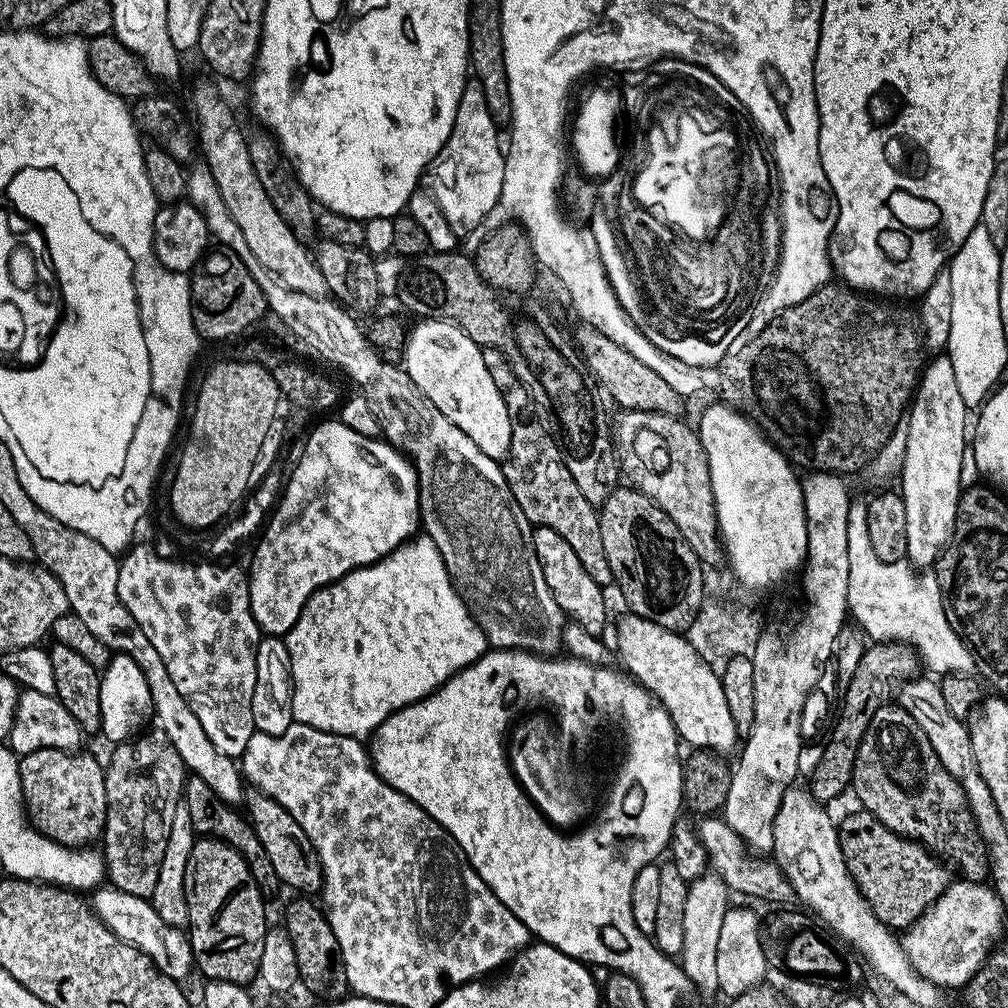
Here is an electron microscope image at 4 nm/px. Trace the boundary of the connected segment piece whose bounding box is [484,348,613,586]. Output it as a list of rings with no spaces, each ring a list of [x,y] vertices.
[[[484,349],[486,370],[490,370],[490,378],[504,393],[504,401],[510,414],[512,433],[510,434],[510,450],[502,461],[504,477],[526,518],[536,528],[549,528],[554,534],[562,534],[566,542],[570,542],[570,550],[578,554],[578,562],[602,586],[613,583],[610,562],[606,562],[606,550],[602,547],[602,526],[597,509],[586,498],[582,498],[582,490],[578,482],[566,470],[564,456],[556,437],[544,427],[543,419],[534,415],[532,397],[522,387],[512,367],[498,350]]]

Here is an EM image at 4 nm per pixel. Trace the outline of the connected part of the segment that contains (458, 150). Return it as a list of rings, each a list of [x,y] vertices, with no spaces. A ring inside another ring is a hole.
[[[469,82],[462,90],[450,138],[426,169],[427,191],[442,206],[442,214],[446,214],[446,222],[450,222],[450,230],[458,238],[478,227],[500,200],[505,153],[496,132],[498,125],[490,114],[483,86]]]

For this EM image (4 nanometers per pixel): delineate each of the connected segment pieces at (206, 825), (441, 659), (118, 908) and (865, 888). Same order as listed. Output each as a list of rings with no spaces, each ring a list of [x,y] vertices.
[[[193,774],[187,777],[182,800],[188,805],[190,822],[197,837],[221,840],[234,846],[234,850],[238,850],[238,854],[242,854],[242,858],[246,858],[246,862],[250,866],[250,874],[254,874],[261,892],[271,894],[271,892],[281,891],[282,885],[278,874],[274,874],[274,865],[270,863],[270,857],[267,856],[266,849],[262,847],[262,842],[258,842],[258,834],[254,830],[251,820],[239,807],[225,802],[202,778]]]
[[[417,534],[390,554],[383,556],[378,562],[367,564],[364,568],[355,568],[353,572],[347,572],[340,580],[319,588],[306,602],[298,622],[294,622],[294,626],[288,631],[286,643],[290,654],[290,674],[292,675],[293,721],[323,732],[333,732],[335,736],[357,738],[371,737],[376,728],[390,714],[394,714],[399,708],[405,708],[407,704],[413,704],[415,700],[423,700],[425,696],[441,688],[450,677],[473,664],[490,648],[488,640],[484,637],[484,631],[468,611],[468,605],[464,603],[463,598],[457,594],[456,587],[452,585],[452,579],[446,570],[438,546],[427,534]]]
[[[100,886],[91,893],[90,903],[96,917],[117,938],[142,950],[142,954],[149,956],[162,974],[174,981],[184,982],[184,979],[194,972],[192,947],[188,941],[187,931],[183,928],[171,928],[169,924],[162,922],[162,918],[158,918],[158,910],[154,910],[151,899],[126,894],[111,886]]]
[[[855,811],[838,824],[846,866],[875,916],[887,928],[907,930],[946,891],[949,869],[923,844],[890,830],[874,814]]]

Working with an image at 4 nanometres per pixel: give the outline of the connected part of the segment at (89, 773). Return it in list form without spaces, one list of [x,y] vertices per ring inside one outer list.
[[[43,748],[42,750],[34,750],[30,754],[26,754],[25,756],[20,756],[20,785],[22,786],[22,794],[24,795],[24,811],[28,813],[29,821],[32,827],[37,828],[43,836],[48,836],[54,842],[58,842],[59,844],[64,844],[67,848],[79,848],[81,846],[88,846],[93,843],[92,839],[99,837],[104,830],[104,819],[106,818],[106,814],[108,813],[108,799],[106,798],[106,782],[104,781],[104,769],[105,765],[103,763],[100,764],[98,761],[95,760],[92,756],[76,756],[80,754],[73,754],[72,752],[63,752],[62,750],[58,750],[57,748]]]

